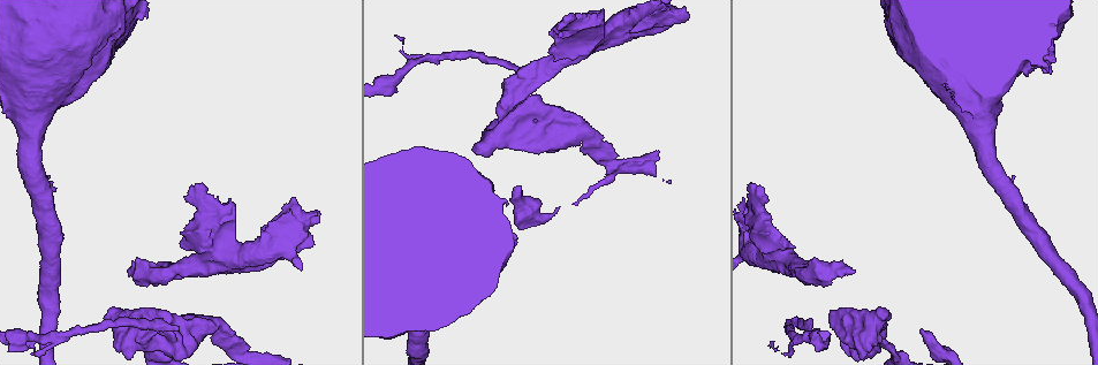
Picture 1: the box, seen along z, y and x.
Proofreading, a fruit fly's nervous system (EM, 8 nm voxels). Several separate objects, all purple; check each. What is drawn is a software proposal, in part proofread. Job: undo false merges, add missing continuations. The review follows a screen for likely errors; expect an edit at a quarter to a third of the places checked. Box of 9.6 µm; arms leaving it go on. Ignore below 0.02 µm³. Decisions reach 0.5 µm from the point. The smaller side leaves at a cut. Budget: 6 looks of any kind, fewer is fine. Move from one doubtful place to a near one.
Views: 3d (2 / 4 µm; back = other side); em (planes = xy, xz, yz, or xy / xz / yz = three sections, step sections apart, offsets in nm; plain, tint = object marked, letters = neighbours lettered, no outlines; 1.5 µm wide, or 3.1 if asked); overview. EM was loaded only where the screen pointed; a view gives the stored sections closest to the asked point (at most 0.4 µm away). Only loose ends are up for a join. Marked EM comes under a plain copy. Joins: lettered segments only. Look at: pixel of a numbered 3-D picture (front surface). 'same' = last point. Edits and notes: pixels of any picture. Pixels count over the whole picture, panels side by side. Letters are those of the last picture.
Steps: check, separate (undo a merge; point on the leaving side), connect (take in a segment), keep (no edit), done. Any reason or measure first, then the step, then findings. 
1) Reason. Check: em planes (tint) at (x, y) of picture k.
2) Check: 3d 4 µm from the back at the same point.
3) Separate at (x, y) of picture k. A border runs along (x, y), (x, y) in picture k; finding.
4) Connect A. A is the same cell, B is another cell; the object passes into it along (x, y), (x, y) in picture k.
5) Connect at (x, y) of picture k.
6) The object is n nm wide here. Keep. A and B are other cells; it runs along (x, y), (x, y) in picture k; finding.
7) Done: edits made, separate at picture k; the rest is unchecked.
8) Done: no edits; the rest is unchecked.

Branch stops here. Check: em planes (letters) at (519, 187) of picture 1.

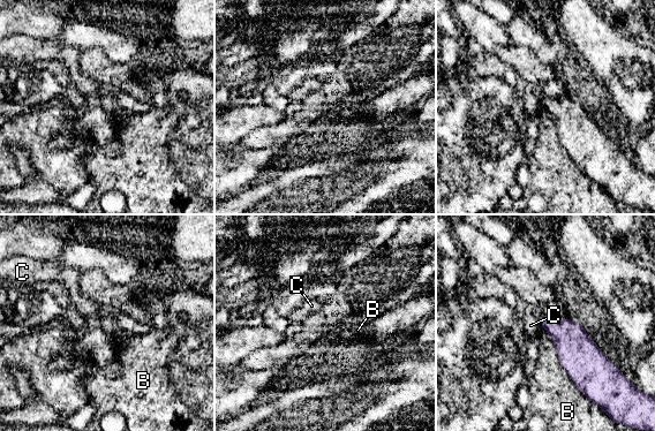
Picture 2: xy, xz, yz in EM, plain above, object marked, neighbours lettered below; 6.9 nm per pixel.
The longest contact is with B, 550 nm. Keep. B and C are other cells; a border runs along (543, 329), (586, 397) in picture 2; no lettered segment goes on from it.

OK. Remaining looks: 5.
Stops while still wide. Check: 3d 2 µm at (131, 273) of picture 1.

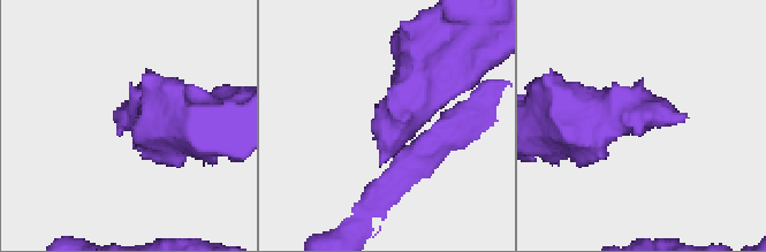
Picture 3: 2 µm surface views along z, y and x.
Check: em 3.1 µm planes (letters) at (683, 122) of picture 3.

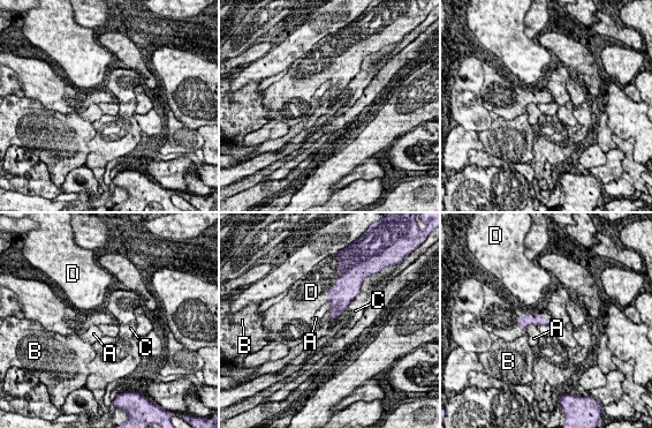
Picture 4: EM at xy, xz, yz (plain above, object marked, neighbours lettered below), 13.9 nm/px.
Keep. A, B, C and D are other cells; a border runs along (552, 317), (528, 313), (515, 323) in picture 4; no lettered segment goes on from it.

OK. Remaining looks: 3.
Branch stops here. Check: em planes (letters) at (686, 17) of picture 1.

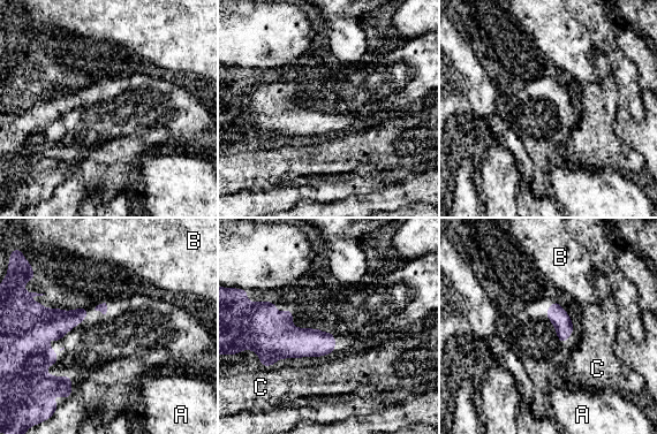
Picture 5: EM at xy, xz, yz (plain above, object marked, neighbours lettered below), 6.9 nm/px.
The longest contact is with C, 110 nm. Keep. A, B and C are other cells; a border runs along (259, 364), (274, 365) in picture 5; no lettered segment goes on from it.

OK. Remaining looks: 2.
Done: no edits; the rest is unchecked.

